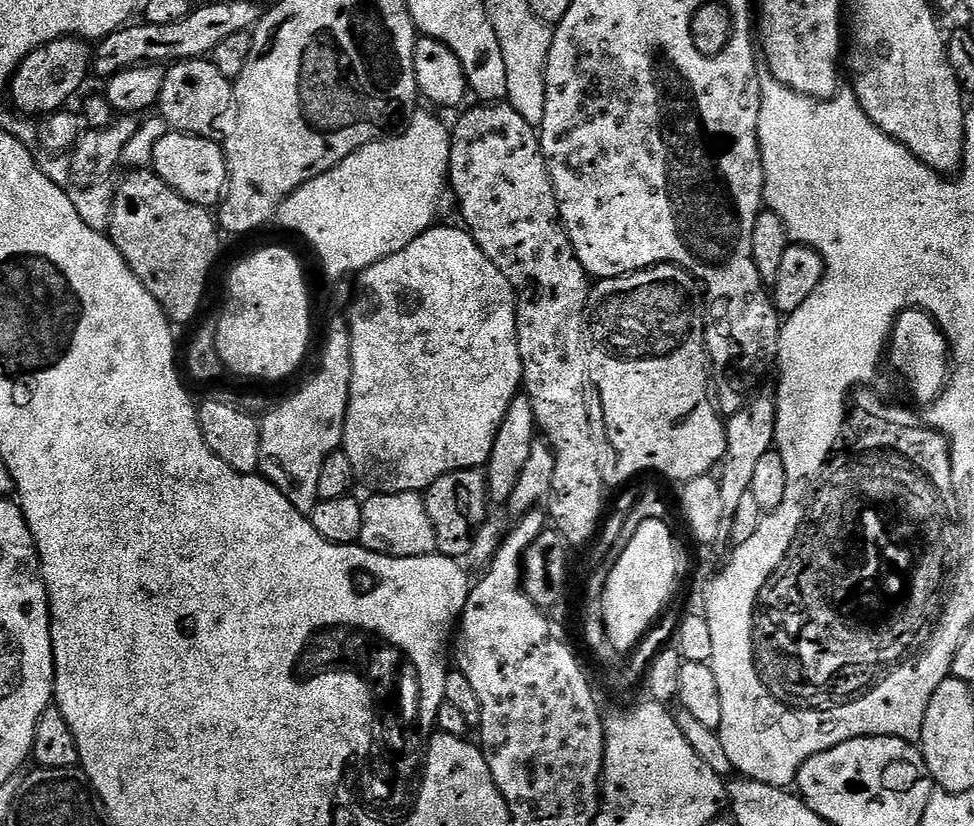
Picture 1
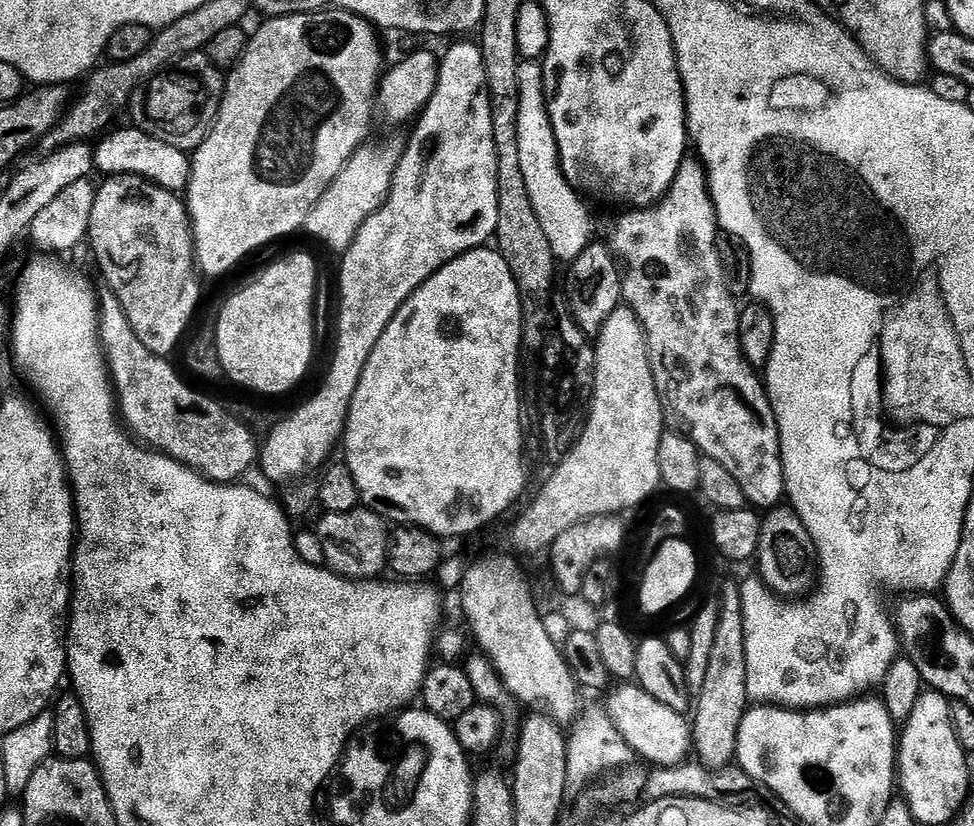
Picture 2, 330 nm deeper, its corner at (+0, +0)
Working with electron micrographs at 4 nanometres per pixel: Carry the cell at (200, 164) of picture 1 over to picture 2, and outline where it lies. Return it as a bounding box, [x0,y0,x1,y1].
[95,127,192,193]

